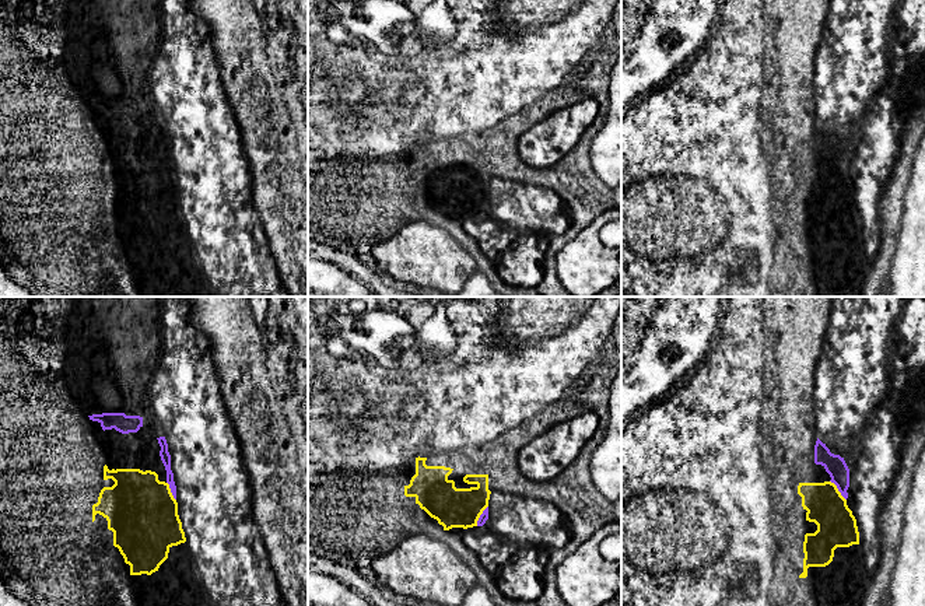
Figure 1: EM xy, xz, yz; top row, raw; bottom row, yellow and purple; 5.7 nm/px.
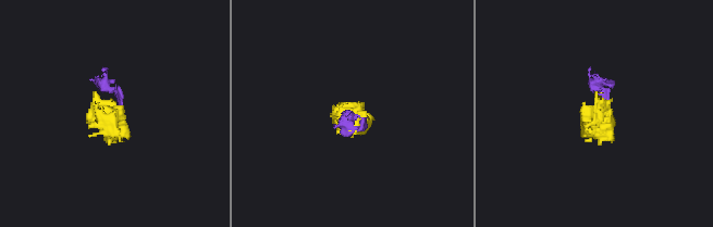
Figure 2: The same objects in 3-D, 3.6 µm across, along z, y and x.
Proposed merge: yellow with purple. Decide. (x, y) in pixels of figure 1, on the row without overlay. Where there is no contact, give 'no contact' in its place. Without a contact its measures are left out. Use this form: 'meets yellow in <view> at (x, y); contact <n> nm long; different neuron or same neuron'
meets yellow in yz at (837, 177); contact 150 nm long; same neuron

